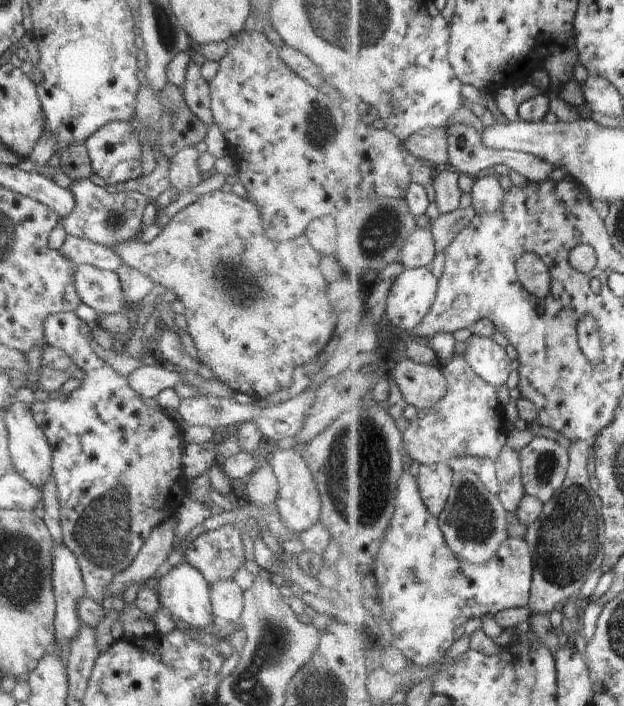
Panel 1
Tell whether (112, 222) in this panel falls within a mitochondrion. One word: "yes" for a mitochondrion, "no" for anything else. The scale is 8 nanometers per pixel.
yes

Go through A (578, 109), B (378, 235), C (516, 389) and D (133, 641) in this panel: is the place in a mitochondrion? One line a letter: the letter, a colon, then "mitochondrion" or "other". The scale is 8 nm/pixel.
A: other
B: mitochondrion
C: other
D: other

